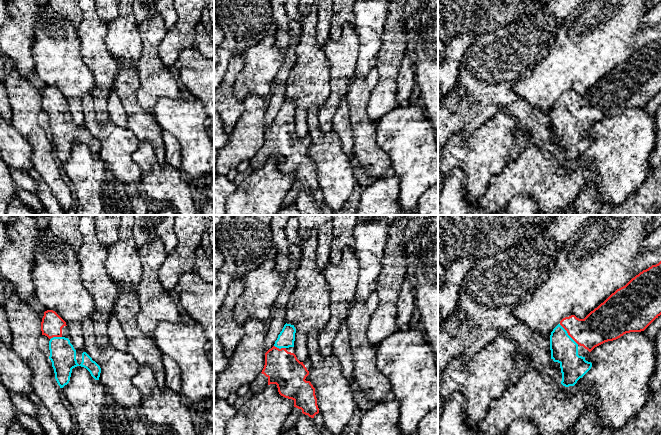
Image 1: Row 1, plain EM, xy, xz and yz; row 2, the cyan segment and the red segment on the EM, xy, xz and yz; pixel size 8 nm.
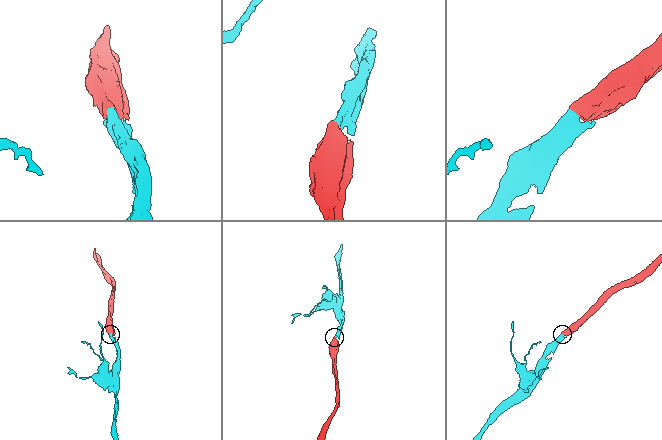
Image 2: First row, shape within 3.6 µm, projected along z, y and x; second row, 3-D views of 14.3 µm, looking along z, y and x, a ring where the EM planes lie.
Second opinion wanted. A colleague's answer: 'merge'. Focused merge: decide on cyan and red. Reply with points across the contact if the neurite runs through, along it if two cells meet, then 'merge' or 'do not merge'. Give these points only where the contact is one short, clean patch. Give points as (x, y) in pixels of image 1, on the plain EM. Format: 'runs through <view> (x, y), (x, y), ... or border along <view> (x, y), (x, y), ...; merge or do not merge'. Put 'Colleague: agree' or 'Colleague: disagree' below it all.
runs through yz (564, 126), (564, 115), (567, 110), (590, 108), (597, 103); merge
Colleague: agree

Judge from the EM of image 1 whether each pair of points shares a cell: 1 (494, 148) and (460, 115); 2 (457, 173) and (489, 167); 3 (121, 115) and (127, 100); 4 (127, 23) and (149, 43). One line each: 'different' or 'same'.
1: different
2: different
3: different
4: different

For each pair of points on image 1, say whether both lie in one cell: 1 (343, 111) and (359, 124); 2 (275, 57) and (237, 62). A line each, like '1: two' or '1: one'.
1: two
2: two

